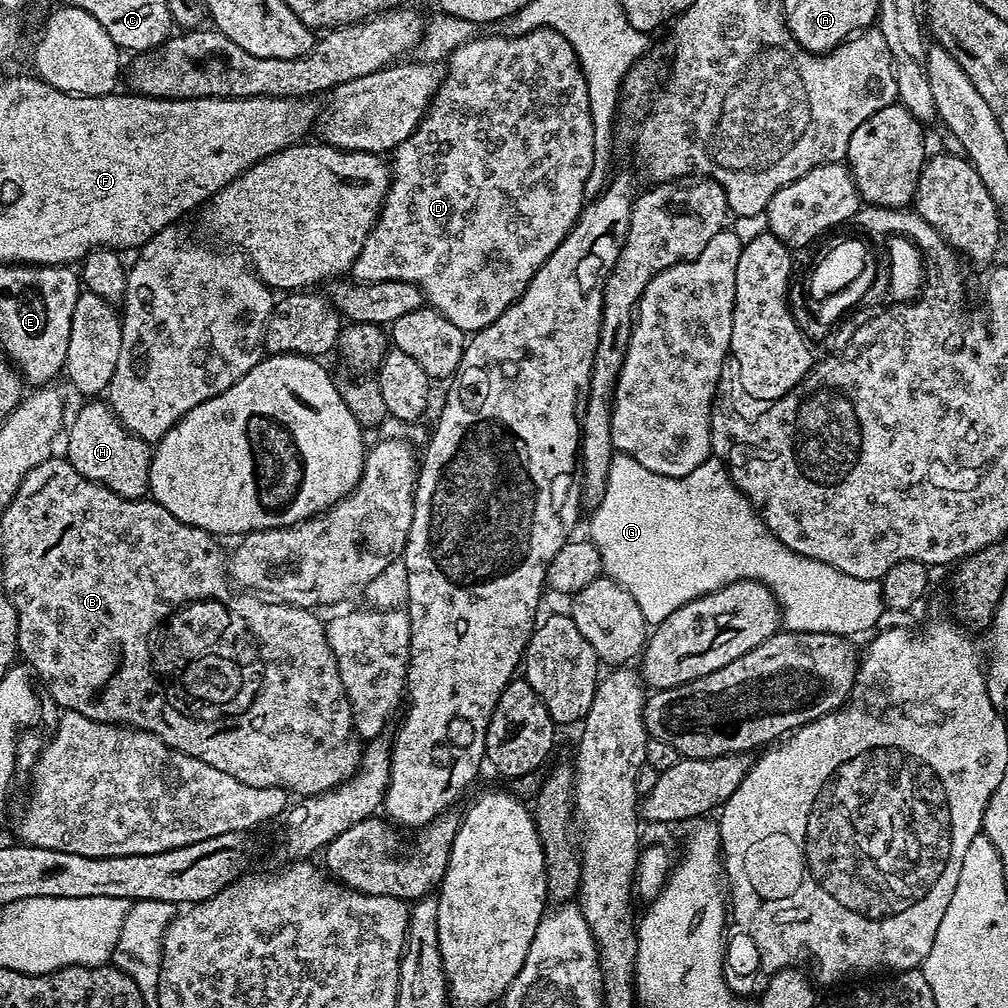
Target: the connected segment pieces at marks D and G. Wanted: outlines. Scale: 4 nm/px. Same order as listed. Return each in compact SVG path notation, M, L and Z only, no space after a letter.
M538 28L533 30L533 32L522 33L520 36L509 34L502 34L502 36L483 36L483 34L477 34L472 39L466 41L465 44L453 49L446 61L448 61L448 72L446 68L440 81L440 87L437 88L436 96L433 98L431 106L428 107L424 119L416 127L414 134L410 134L410 138L406 138L406 142L399 144L391 153L388 193L384 199L383 206L380 208L380 214L376 217L376 224L370 230L370 234L358 254L358 258L352 263L350 272L355 279L369 284L382 282L383 280L405 280L411 284L419 284L420 289L424 291L427 307L438 310L446 318L450 318L450 322L454 322L454 326L458 326L465 334L475 334L483 330L486 326L490 326L490 322L494 322L494 318L498 318L503 314L521 296L526 290L526 286L530 286L534 274L538 274L540 267L548 261L550 254L554 254L554 250L558 250L558 246L568 237L572 232L573 226L579 220L580 213L583 212L586 203L584 191L587 190L588 179L594 174L595 169L594 122L591 120L590 94L587 92L587 80L584 77L583 66L576 56L575 48L566 37L563 37L562 34L552 28Z
M613 455L606 494L593 512L596 513L592 516L590 539L602 558L604 572L628 589L632 604L642 610L645 621L652 626L670 618L670 614L686 602L728 584L739 580L757 580L765 584L772 566L790 570L790 562L786 564L784 560L788 548L764 525L755 506L732 481L723 462L715 458L702 462L698 470L690 470L690 474L682 478L670 478L648 470L632 456Z

